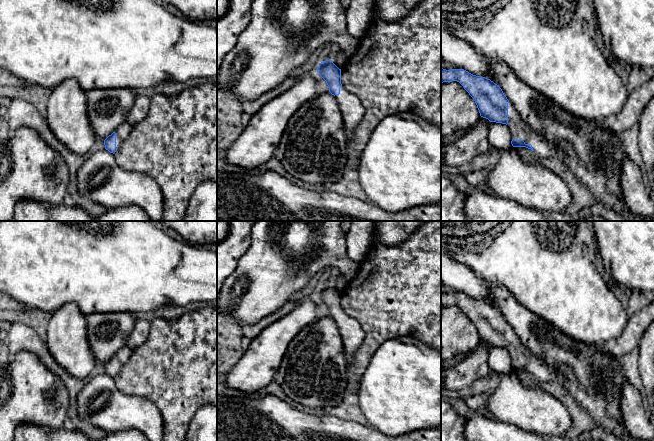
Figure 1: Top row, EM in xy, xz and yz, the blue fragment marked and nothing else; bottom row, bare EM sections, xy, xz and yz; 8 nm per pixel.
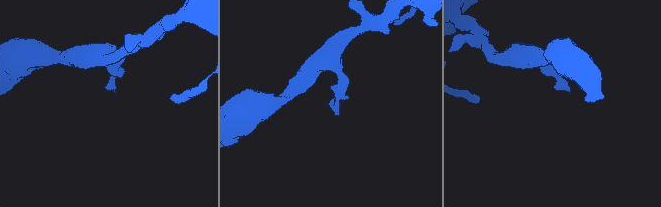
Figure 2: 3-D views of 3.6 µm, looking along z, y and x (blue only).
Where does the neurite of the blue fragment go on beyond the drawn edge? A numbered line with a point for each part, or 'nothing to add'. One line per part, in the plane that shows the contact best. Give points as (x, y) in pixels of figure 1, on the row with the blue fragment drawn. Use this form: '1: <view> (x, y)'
1: yz (519, 130)

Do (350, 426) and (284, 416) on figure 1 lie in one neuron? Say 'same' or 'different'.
same

